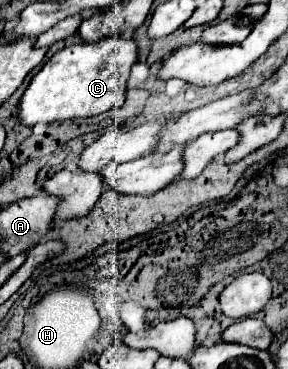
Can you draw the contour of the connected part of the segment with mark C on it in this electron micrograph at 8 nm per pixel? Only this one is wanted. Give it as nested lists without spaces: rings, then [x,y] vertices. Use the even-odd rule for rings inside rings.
[[[105,36],[97,42],[73,44],[55,52],[25,90],[19,104],[19,122],[25,126],[35,126],[37,122],[63,122],[79,116],[95,116],[123,104],[127,78],[135,62],[135,40],[125,40],[121,36]]]

